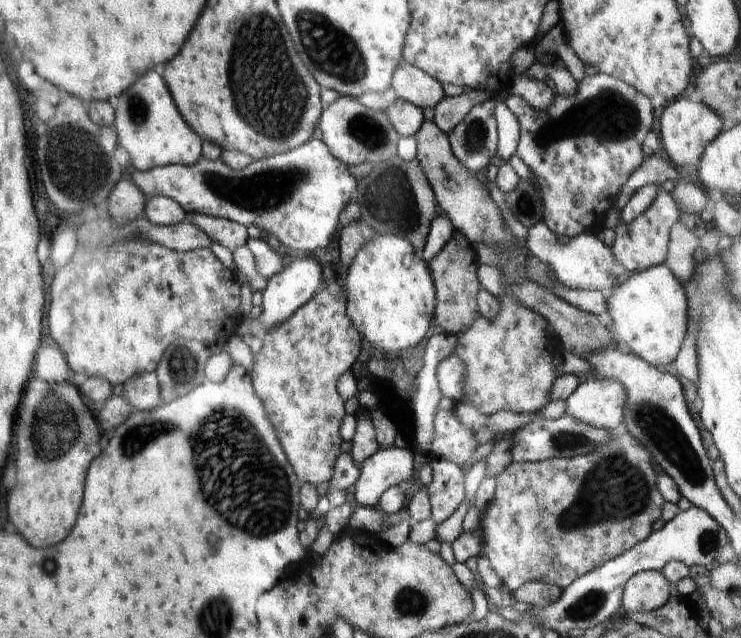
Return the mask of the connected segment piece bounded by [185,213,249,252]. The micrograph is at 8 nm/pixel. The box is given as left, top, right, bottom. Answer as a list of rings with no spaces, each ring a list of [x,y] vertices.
[[[187,213],[185,220],[204,231],[212,242],[218,242],[231,252],[244,247],[248,240],[247,227],[237,221],[209,217],[202,213]]]

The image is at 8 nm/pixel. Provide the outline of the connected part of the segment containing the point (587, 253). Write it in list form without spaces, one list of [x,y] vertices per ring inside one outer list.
[[[540,222],[529,227],[528,239],[525,241],[530,254],[547,265],[550,264],[555,278],[567,289],[598,291],[609,298],[619,285],[635,274],[621,265],[616,257],[613,258],[611,246],[606,245],[596,233],[589,232],[571,237],[564,246],[559,244],[558,239],[559,237],[546,226],[546,223]]]

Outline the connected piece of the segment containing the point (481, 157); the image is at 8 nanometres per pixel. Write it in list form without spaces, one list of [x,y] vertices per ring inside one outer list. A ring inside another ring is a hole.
[[[486,99],[475,104],[468,112],[467,117],[456,125],[448,135],[456,158],[469,170],[470,173],[483,175],[488,165],[495,161],[497,151],[497,120],[495,117],[496,100]]]

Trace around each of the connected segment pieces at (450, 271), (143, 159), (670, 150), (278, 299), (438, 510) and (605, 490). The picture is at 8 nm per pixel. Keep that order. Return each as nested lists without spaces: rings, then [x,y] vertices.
[[[455,232],[446,246],[428,264],[435,284],[435,313],[433,318],[446,333],[458,335],[469,329],[478,316],[477,294],[481,288],[477,277],[480,262],[477,252],[464,235]]]
[[[154,70],[146,72],[132,84],[130,90],[120,94],[114,101],[114,129],[117,142],[126,152],[138,171],[157,166],[194,164],[202,155],[202,141],[182,118],[174,99],[170,96],[164,80]]]
[[[686,98],[678,100],[666,106],[660,116],[660,140],[662,149],[666,150],[674,164],[693,168],[699,164],[705,146],[712,142],[723,131],[723,120],[704,103],[690,101]]]
[[[296,254],[294,260],[283,271],[268,279],[267,287],[263,290],[263,304],[258,317],[264,330],[271,331],[283,325],[299,308],[302,308],[320,289],[322,285],[321,267],[310,260],[309,254]]]
[[[445,458],[429,460],[432,482],[428,487],[431,502],[431,518],[441,523],[445,521],[465,500],[464,479],[460,467]]]
[[[621,424],[606,443],[588,454],[569,459],[560,456],[542,462],[513,460],[497,476],[495,494],[481,520],[485,556],[501,584],[510,590],[515,591],[530,580],[556,584],[564,590],[576,577],[596,570],[646,540],[653,523],[662,517],[664,503],[648,449]]]

